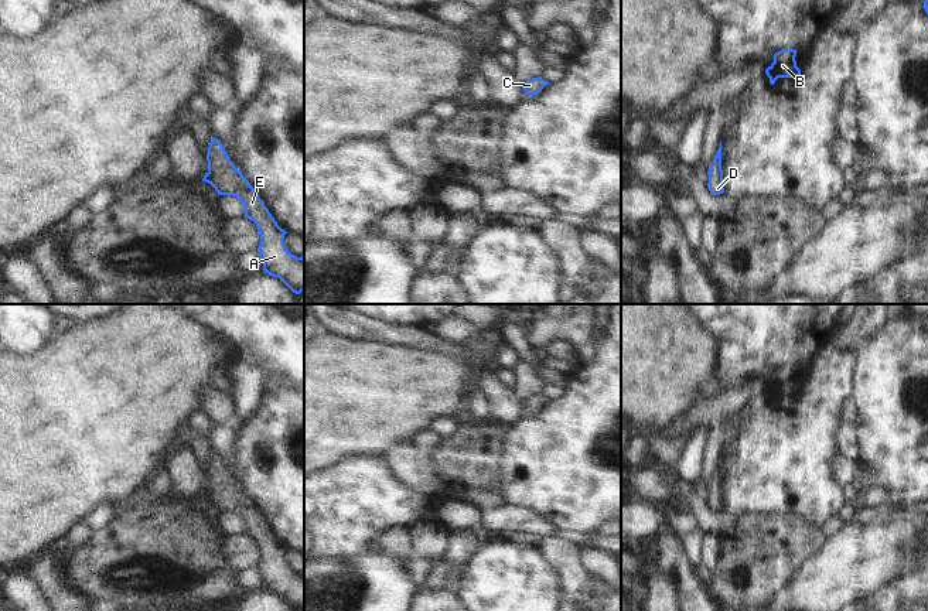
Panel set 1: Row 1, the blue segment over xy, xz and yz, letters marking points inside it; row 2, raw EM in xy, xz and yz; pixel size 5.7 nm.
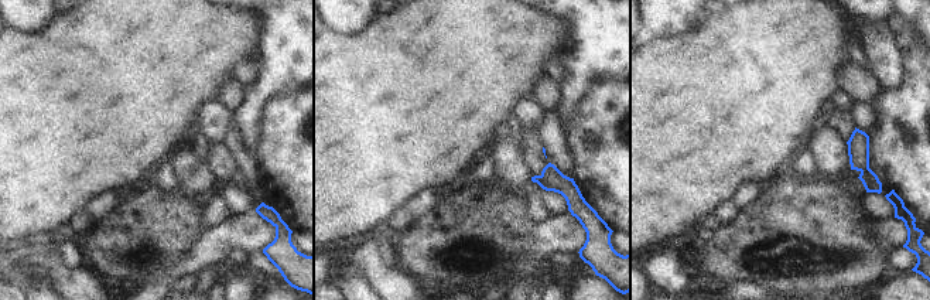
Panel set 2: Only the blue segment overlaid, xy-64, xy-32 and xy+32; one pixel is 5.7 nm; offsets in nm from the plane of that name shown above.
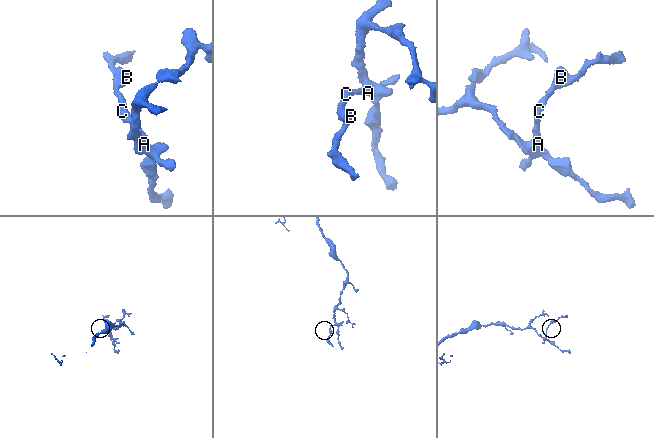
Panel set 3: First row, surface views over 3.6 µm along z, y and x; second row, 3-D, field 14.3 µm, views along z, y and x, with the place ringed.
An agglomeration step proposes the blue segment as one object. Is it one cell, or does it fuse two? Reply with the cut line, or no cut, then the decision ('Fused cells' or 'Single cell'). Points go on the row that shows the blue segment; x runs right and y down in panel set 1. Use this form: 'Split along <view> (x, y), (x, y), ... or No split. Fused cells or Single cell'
No split. Single cell.

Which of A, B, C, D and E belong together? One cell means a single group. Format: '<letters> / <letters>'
A B C D E

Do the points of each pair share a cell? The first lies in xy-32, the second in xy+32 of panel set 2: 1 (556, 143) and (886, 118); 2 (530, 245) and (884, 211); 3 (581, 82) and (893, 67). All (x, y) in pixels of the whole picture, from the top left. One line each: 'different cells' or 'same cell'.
1: different cells
2: different cells
3: same cell

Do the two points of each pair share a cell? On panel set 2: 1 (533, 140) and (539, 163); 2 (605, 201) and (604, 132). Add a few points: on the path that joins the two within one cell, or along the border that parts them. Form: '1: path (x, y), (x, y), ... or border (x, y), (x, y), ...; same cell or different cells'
1: path (533, 146), (534, 157); same cell
2: path (605, 184), (605, 149); same cell

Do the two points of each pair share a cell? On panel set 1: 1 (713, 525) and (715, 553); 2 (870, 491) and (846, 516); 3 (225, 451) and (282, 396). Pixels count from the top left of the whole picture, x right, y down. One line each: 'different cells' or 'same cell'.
1: different cells
2: same cell
3: different cells

